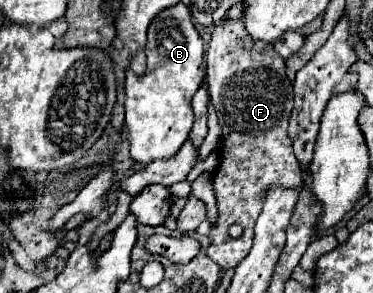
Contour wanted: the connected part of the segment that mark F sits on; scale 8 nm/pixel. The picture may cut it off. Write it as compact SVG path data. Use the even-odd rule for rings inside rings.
M222 20L214 28L206 66L210 100L224 132L220 164L214 174L218 226L210 230L212 244L208 256L222 269L230 269L238 266L252 247L254 226L262 212L266 190L272 184L286 188L302 184L302 170L286 134L294 94L292 82L284 72L284 60L274 52L272 44L254 40L242 20ZM232 224L244 228L242 238L234 240L228 236Z

